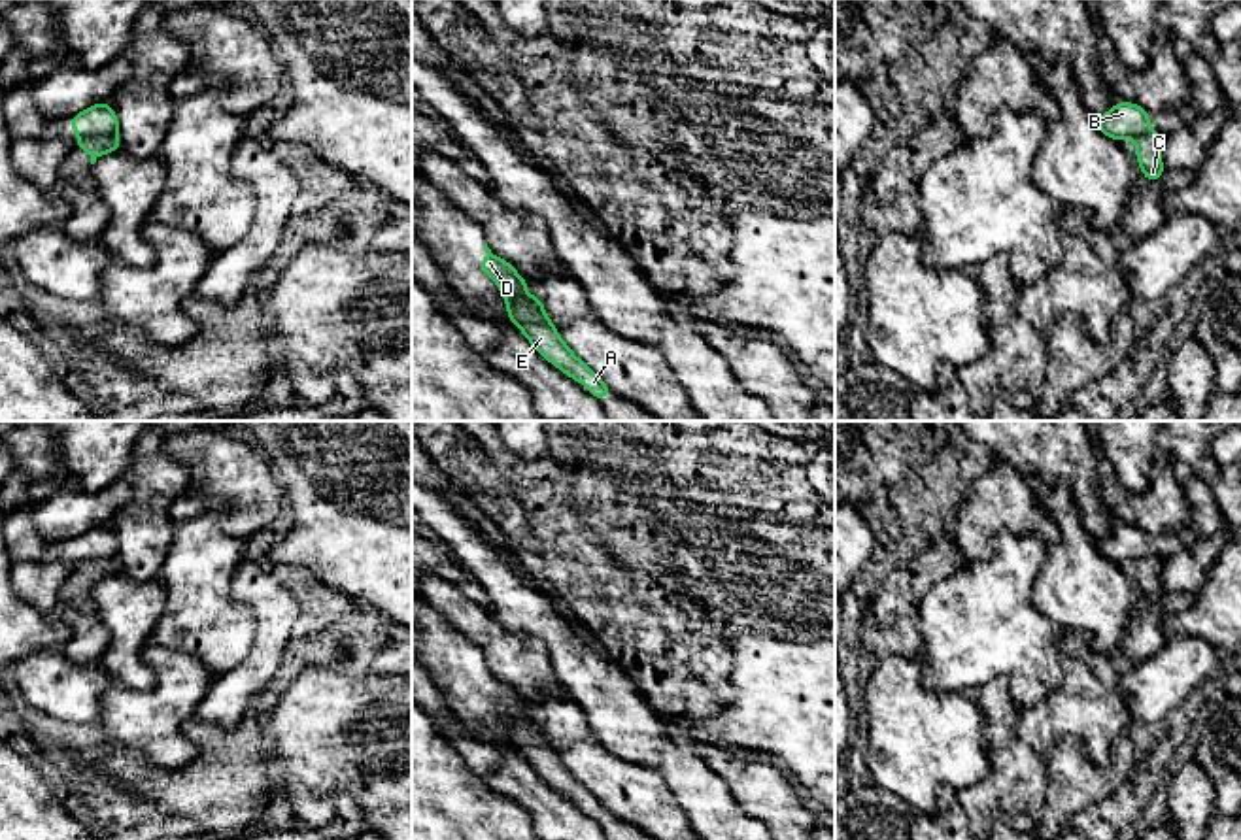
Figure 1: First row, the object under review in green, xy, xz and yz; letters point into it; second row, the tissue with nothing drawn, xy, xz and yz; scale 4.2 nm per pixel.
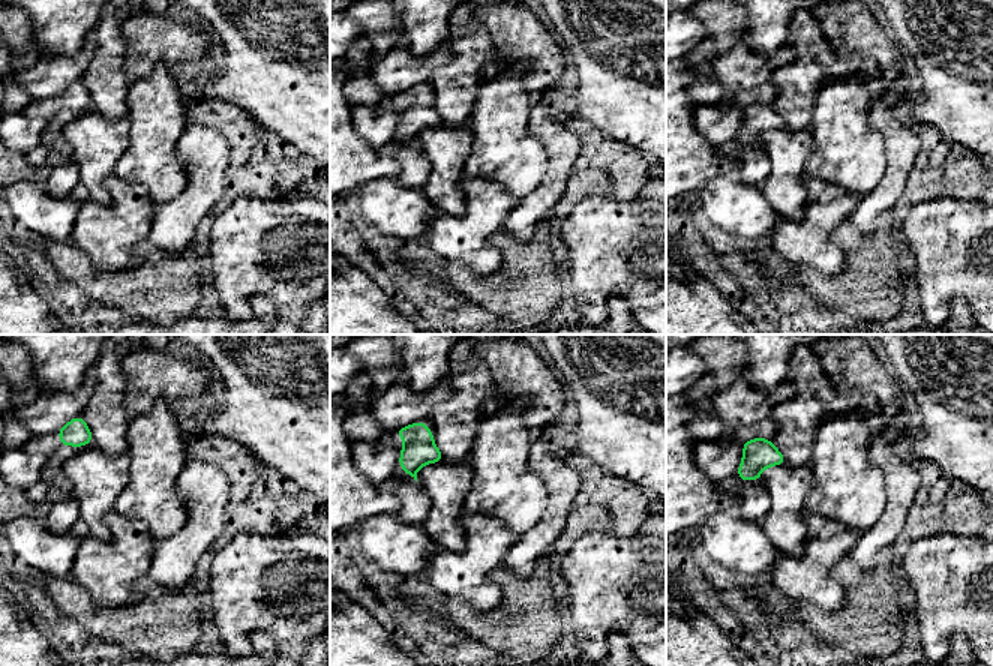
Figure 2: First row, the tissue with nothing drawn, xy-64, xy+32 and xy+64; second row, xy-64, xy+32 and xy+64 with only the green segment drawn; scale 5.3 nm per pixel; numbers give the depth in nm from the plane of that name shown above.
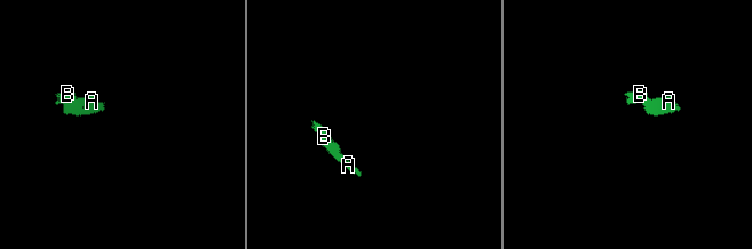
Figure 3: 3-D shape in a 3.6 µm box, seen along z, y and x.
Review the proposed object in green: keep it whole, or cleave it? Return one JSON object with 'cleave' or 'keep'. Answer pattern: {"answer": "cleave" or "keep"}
{"answer": "cleave"}

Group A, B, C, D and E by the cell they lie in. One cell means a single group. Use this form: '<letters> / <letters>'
A C E / B D

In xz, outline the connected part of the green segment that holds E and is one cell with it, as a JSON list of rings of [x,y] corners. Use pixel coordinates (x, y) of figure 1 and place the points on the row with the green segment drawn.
[[[540,296],[516,298],[508,302],[506,308],[508,319],[527,336],[531,345],[546,361],[555,364],[569,378],[584,383],[599,402],[614,393],[569,349],[553,323],[548,319]]]

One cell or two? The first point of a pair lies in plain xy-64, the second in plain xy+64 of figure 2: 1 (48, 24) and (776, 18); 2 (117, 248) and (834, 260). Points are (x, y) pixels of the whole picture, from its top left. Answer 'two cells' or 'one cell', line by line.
1: one cell
2: one cell

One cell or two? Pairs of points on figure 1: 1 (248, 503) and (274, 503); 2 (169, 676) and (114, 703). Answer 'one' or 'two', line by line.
1: one
2: one

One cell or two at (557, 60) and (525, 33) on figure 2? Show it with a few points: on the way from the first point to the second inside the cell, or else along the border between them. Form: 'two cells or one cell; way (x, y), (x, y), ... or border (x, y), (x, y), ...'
one cell; way (549, 57), (533, 41)

